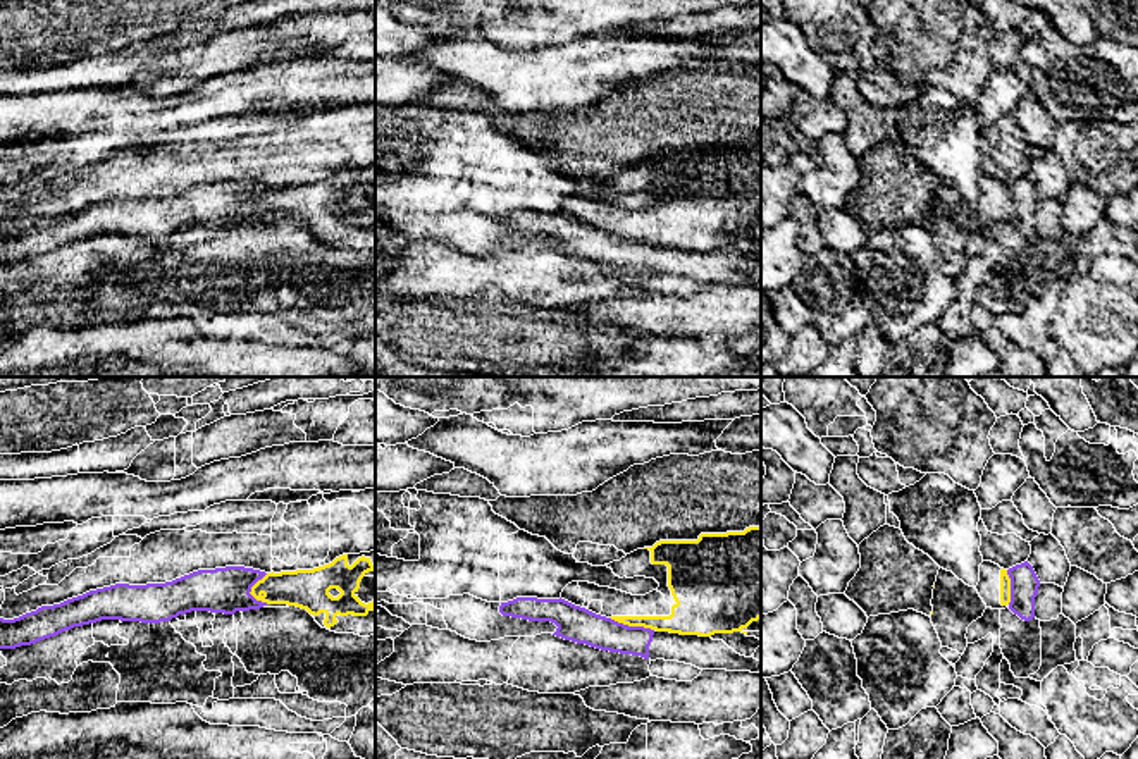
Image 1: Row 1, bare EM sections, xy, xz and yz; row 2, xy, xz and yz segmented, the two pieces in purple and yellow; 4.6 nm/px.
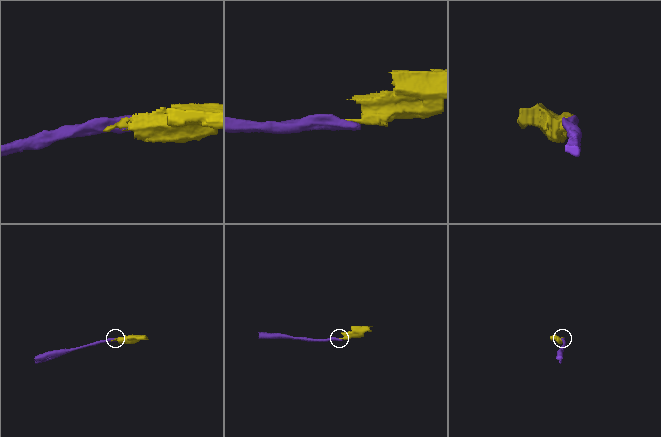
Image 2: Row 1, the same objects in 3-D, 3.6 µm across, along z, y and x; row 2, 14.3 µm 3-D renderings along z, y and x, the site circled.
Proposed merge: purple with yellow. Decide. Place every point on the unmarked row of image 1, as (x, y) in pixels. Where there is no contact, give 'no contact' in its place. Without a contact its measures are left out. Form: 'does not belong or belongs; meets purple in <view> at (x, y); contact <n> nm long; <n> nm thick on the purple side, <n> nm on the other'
does not belong; meets purple in xz at (632, 241); contact 220 nm long; 160 nm thick on the purple side, 140 nm on the other

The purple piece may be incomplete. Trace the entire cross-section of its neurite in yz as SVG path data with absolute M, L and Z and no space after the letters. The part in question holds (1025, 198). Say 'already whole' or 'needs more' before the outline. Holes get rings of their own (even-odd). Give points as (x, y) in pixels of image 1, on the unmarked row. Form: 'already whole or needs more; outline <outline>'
already whole; outline M1024 176L1007 184L1011 193L1011 217L1009 224L1021 234L1035 232L1035 212L1038 208L1040 194L1033 181Z

